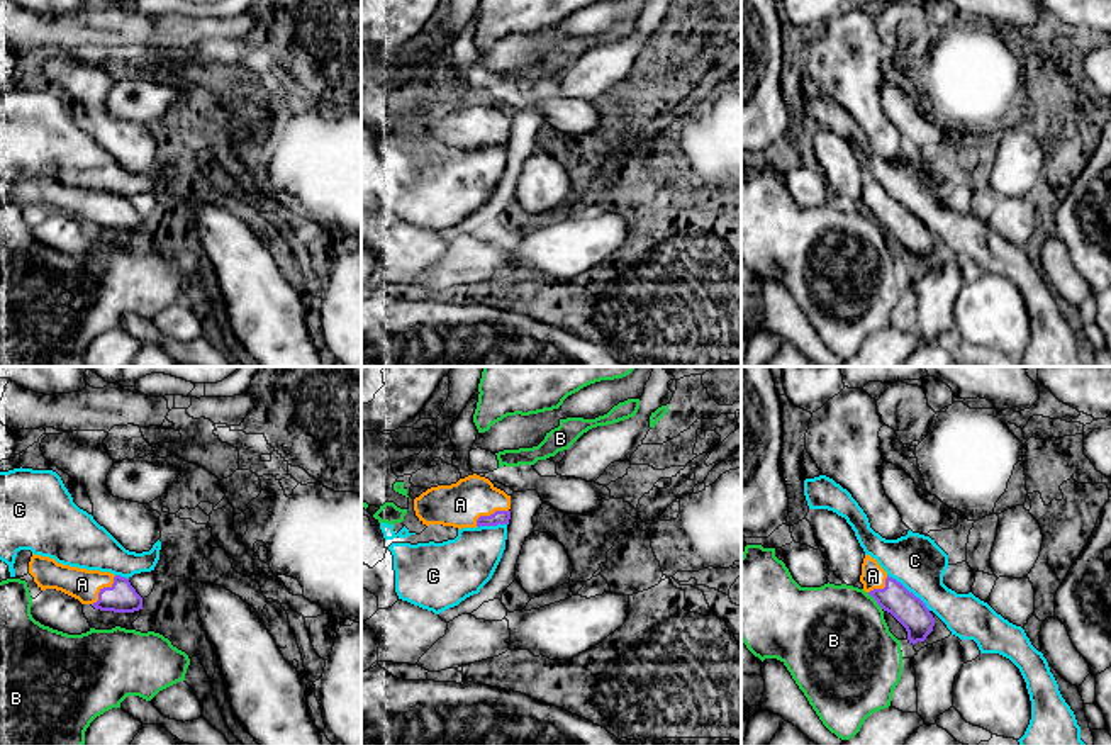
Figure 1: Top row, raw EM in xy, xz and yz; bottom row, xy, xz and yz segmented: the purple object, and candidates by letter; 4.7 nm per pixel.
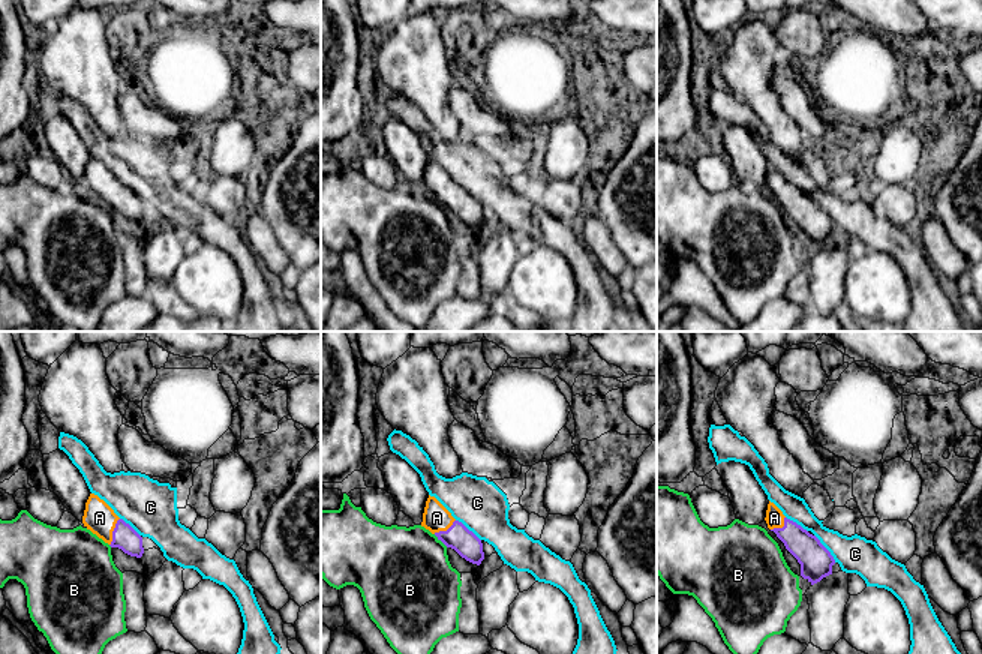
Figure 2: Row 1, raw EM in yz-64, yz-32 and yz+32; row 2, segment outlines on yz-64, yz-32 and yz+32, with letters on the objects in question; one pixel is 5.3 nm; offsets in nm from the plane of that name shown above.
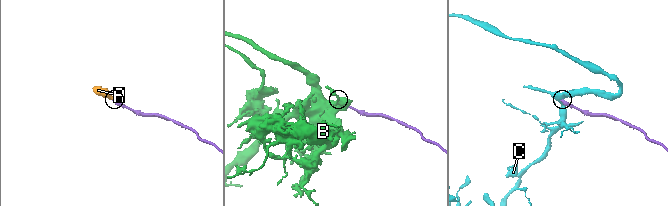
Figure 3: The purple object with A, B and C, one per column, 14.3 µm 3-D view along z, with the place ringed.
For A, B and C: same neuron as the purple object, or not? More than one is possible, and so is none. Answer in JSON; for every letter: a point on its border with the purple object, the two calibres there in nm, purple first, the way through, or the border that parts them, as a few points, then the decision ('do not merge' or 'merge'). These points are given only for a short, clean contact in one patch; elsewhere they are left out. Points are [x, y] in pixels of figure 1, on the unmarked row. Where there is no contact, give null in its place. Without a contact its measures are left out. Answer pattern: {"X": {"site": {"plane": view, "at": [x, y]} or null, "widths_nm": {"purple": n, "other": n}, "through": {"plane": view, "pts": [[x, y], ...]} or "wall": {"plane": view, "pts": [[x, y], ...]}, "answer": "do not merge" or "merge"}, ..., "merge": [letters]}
{"A": {"site": {"plane": "xy", "at": [102, 209]}, "widths_nm": {"purple": 140, "other": 150}, "through": {"plane": "xy", "pts": [[121, 218], [102, 209], [82, 204]]}, "answer": "merge"}, "B": {"site": {"plane": "yz", "at": [876, 219]}, "widths_nm": {"purple": 150, "other": 480}, "wall": {"plane": "yz", "pts": [[867, 212], [882, 228]]}, "answer": "do not merge"}, "C": {"site": {"plane": "yz", "at": [908, 211]}, "widths_nm": {"purple": 150, "other": 260}, "wall": {"plane": "yz", "pts": [[887, 194], [930, 229]]}, "answer": "do not merge"}, "merge": ["A"]}

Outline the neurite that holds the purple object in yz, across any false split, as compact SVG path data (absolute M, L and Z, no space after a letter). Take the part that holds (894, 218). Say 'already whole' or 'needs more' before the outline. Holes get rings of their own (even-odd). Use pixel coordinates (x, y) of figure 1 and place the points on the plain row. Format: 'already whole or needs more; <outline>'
needs more; M870 175L863 178L860 202L863 210L906 248L909 263L924 261L933 251L935 238L926 224L901 202L889 197Z

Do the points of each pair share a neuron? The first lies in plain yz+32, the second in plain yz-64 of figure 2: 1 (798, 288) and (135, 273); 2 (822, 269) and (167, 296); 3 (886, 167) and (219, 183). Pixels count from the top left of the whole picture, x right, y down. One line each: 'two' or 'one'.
1: one
2: two
3: two

